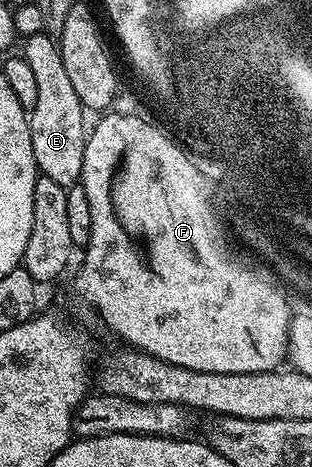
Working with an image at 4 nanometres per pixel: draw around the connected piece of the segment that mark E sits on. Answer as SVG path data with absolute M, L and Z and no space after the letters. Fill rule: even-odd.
M43 31L27 37L23 43L22 57L33 71L38 91L37 103L29 113L36 166L43 177L55 180L67 188L80 179L86 137L86 112L71 85L55 39Z

